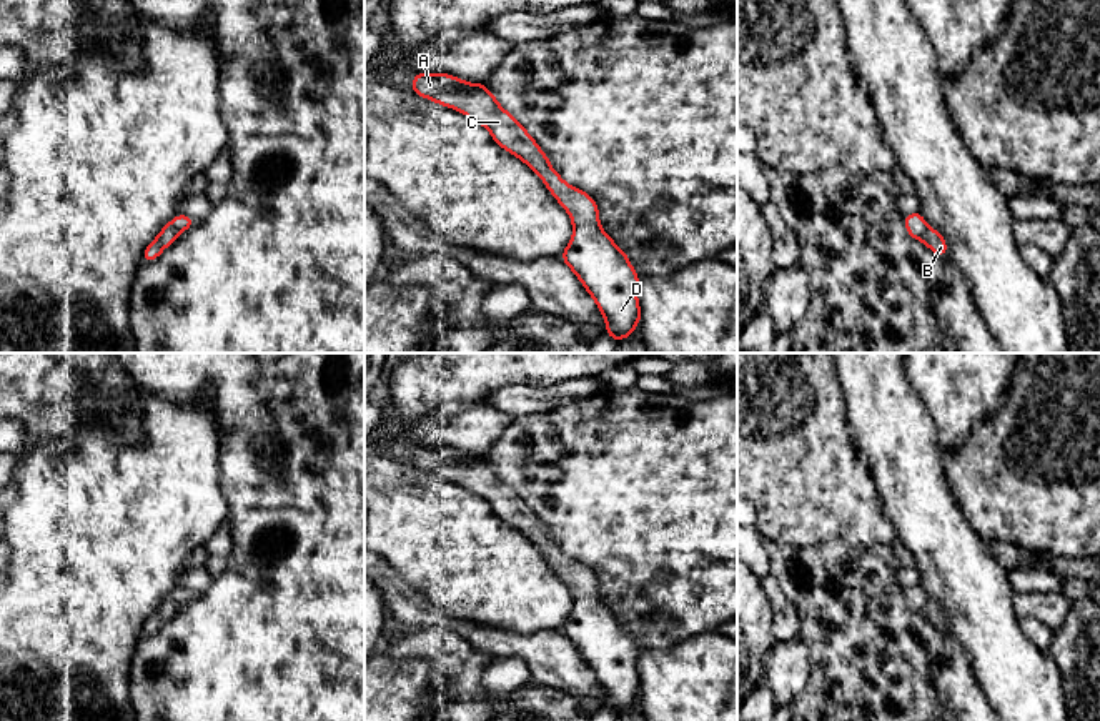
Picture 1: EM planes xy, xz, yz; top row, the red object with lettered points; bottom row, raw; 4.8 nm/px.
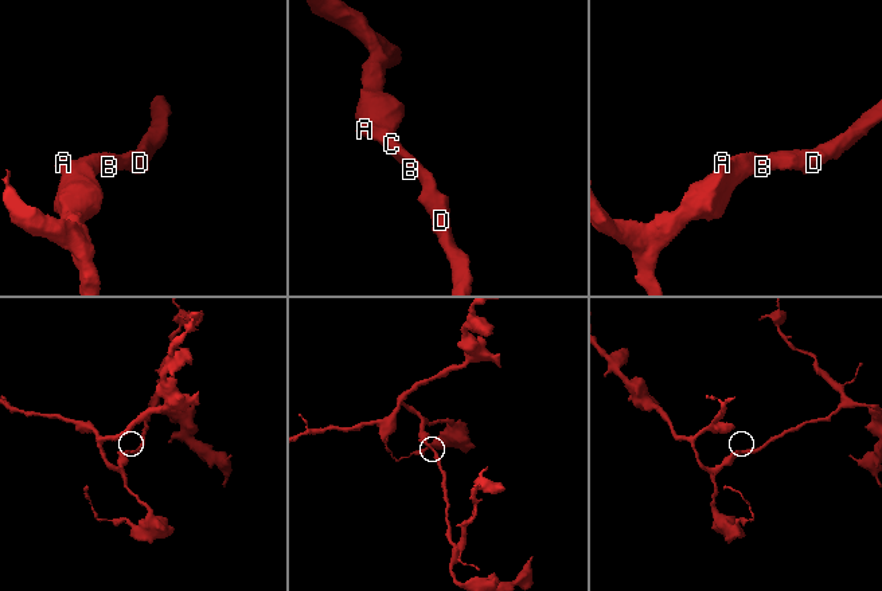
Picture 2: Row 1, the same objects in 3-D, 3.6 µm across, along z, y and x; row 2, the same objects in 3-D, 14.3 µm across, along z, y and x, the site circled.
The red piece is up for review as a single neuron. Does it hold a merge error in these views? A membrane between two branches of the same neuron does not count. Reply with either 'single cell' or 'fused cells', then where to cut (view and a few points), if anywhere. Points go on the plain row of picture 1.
single cell | no cut

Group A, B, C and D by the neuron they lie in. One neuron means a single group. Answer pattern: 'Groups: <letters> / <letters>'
Groups: A B C D

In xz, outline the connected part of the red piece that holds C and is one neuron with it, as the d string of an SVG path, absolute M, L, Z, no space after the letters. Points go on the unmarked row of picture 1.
M414 446L411 463L483 498L508 526L526 536L572 594L572 611L561 633L596 674L606 706L626 713L641 696L639 648L599 596L599 579L586 564L566 556L528 503L504 483L484 456L449 446Z

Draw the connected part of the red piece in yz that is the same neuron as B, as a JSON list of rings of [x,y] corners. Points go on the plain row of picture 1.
[[[920,584],[904,588],[904,596],[909,609],[922,614],[925,619],[930,621],[930,624],[939,629],[947,628],[949,621],[945,611],[924,593]]]

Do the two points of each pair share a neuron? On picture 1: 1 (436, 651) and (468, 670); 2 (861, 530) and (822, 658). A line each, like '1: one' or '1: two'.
1: one
2: two

